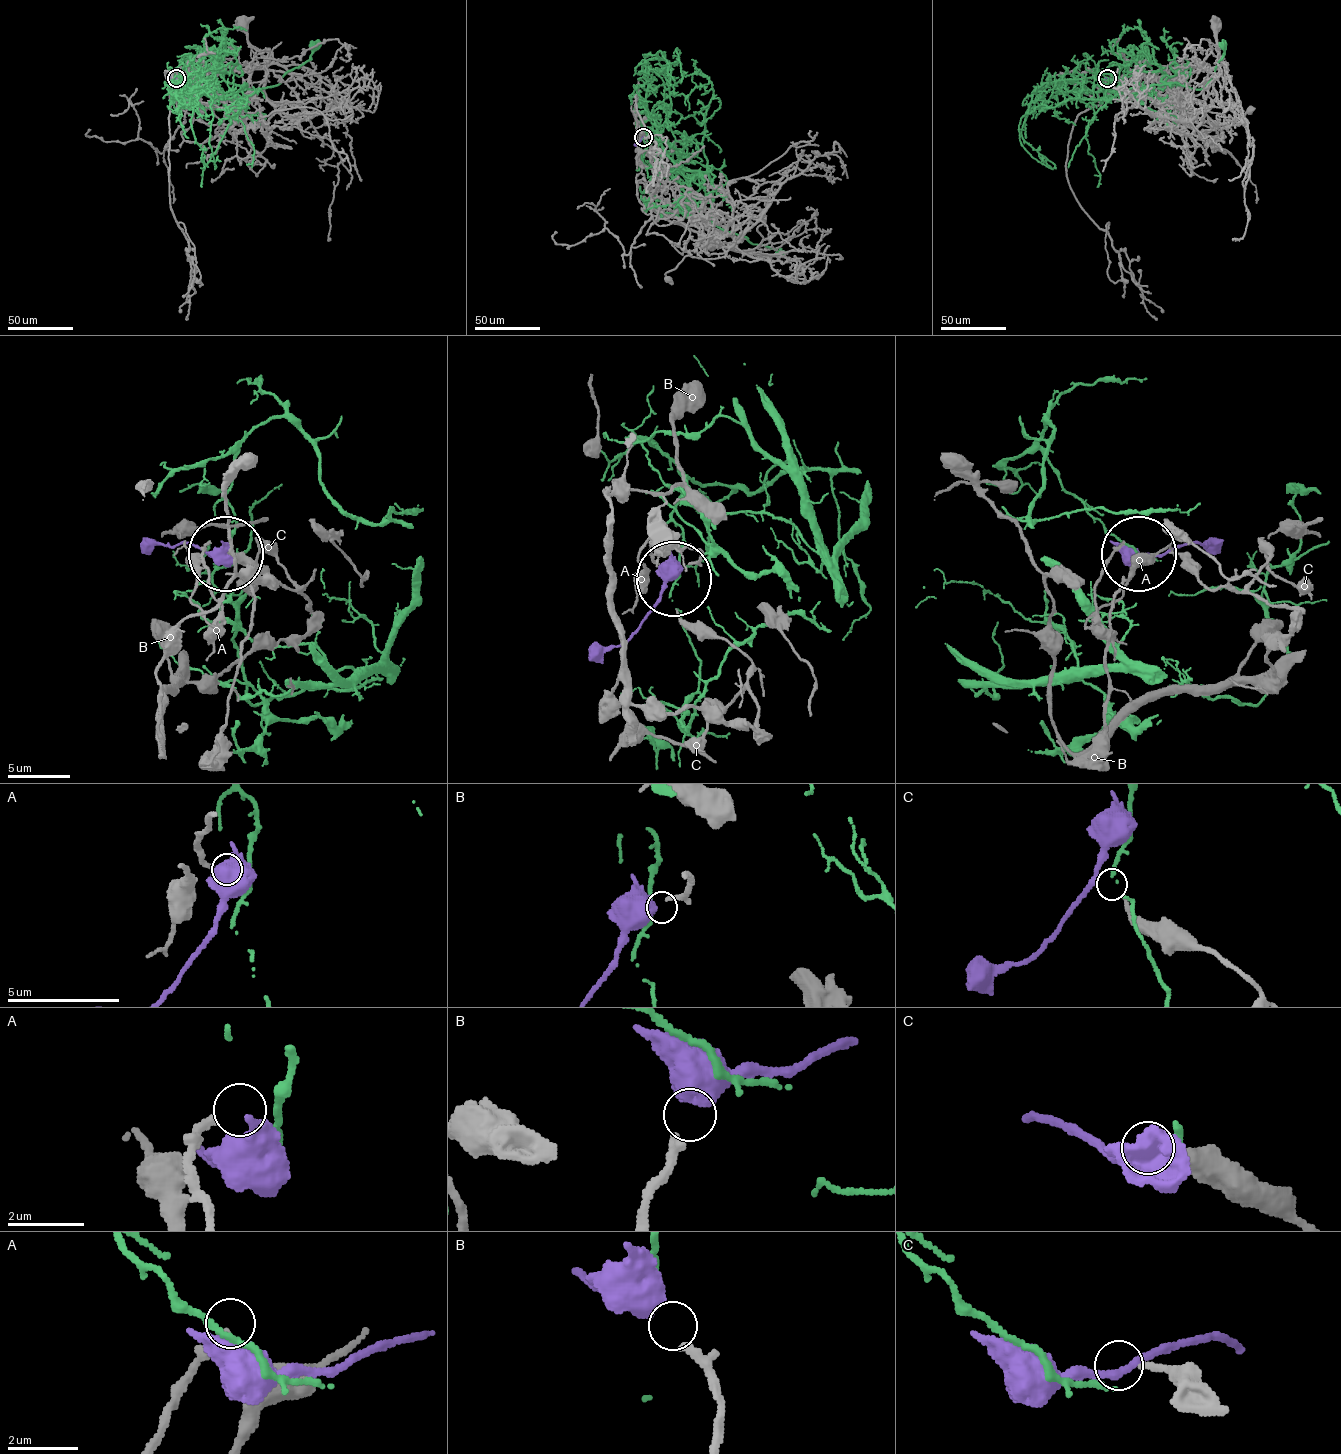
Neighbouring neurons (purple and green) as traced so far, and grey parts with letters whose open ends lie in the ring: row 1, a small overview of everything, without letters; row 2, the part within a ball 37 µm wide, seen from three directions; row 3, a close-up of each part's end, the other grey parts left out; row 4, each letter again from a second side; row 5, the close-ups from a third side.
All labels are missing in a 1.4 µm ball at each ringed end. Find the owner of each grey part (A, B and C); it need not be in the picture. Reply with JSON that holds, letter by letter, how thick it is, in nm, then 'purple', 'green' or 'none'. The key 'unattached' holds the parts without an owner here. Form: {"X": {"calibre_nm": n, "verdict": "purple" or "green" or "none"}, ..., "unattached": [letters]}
{"A": {"calibre_nm": 240, "verdict": "none"}, "B": {"calibre_nm": 280, "verdict": "purple"}, "C": {"calibre_nm": 170, "verdict": "none"}, "unattached": ["A", "C"]}

